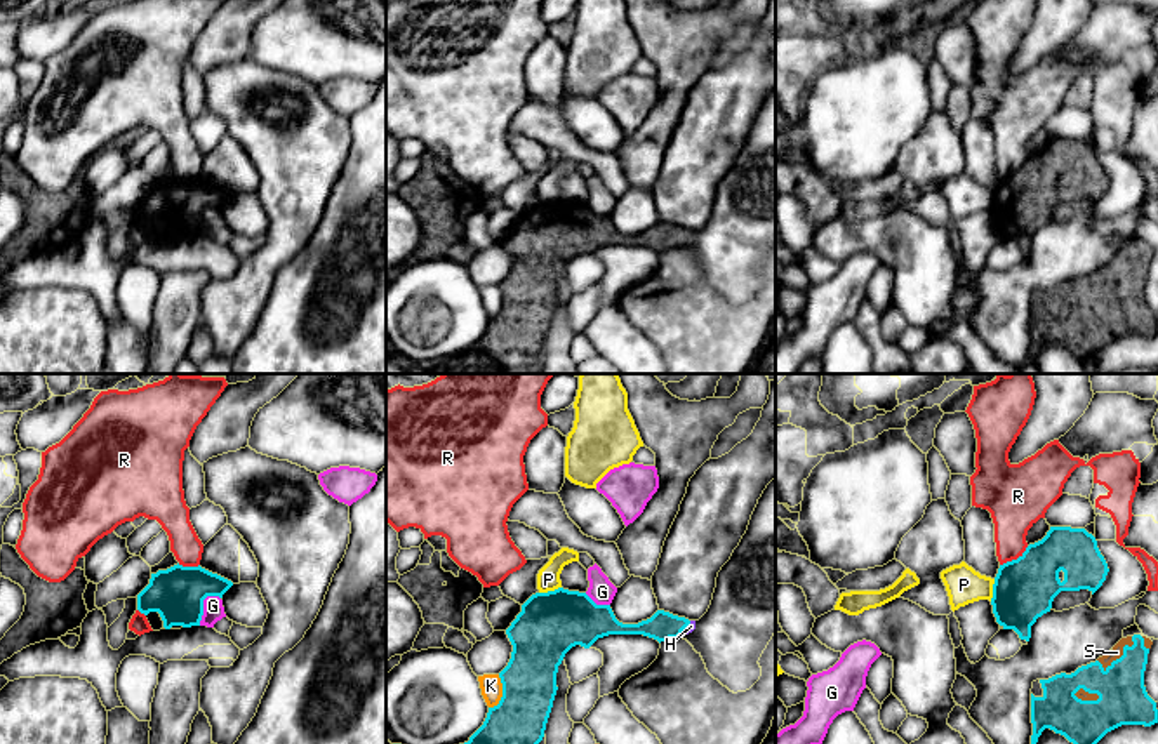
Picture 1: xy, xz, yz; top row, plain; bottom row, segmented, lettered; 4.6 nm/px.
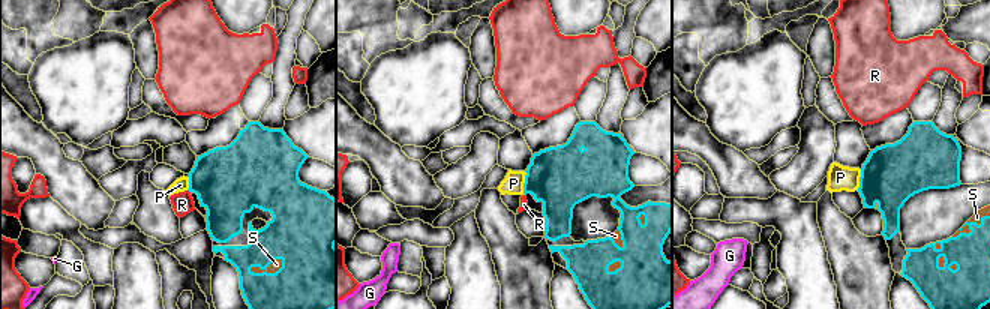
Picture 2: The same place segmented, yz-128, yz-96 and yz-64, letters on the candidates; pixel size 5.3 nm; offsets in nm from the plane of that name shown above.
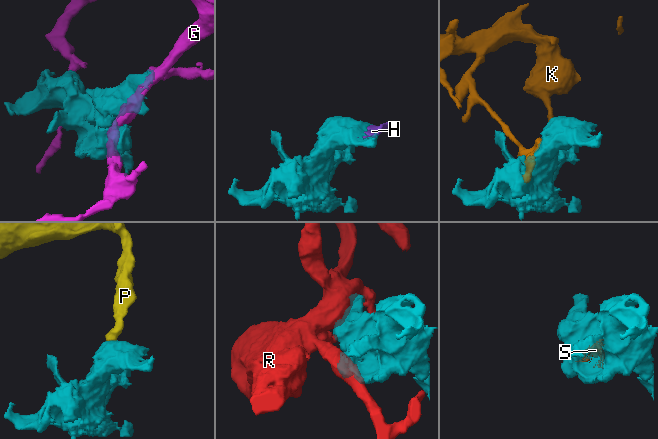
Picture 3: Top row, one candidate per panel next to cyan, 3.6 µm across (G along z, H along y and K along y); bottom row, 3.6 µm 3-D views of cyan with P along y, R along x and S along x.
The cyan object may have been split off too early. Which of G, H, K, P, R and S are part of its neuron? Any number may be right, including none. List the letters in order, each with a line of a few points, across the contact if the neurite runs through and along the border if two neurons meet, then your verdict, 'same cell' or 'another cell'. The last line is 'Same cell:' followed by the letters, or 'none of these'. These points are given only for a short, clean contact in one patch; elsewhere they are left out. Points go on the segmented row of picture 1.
G: another cell
H: same cell
K: another cell
P: line xz (560, 586), (539, 593); another cell
R: another cell
S: same cell
Same cell: H, S

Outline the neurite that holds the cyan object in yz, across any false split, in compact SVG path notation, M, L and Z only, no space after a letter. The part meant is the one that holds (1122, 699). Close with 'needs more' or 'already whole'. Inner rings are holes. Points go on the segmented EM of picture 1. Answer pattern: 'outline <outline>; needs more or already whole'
outline M1127 636L1106 655L1071 674L1033 681L1031 744L1038 742L1045 728L1073 744L1097 744L1121 725L1158 723L1156 702L1144 687L1151 645L1146 636Z; needs more

